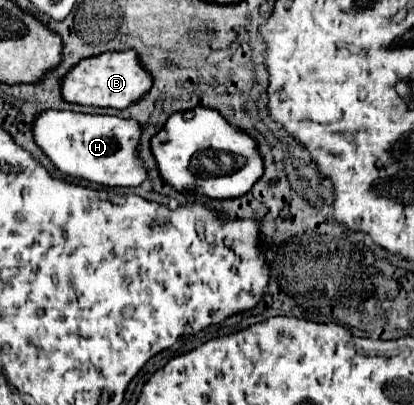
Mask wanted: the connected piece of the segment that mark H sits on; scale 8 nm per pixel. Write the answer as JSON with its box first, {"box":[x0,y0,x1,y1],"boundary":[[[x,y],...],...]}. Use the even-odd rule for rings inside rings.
{"box":[34,111,148,187],"boundary":[[[44,111],[38,115],[34,123],[34,137],[40,149],[52,159],[52,163],[66,175],[84,177],[88,181],[106,185],[106,187],[136,187],[148,179],[148,171],[140,159],[138,145],[140,145],[142,125],[134,119],[120,119],[112,115],[84,115],[74,111]]]}

